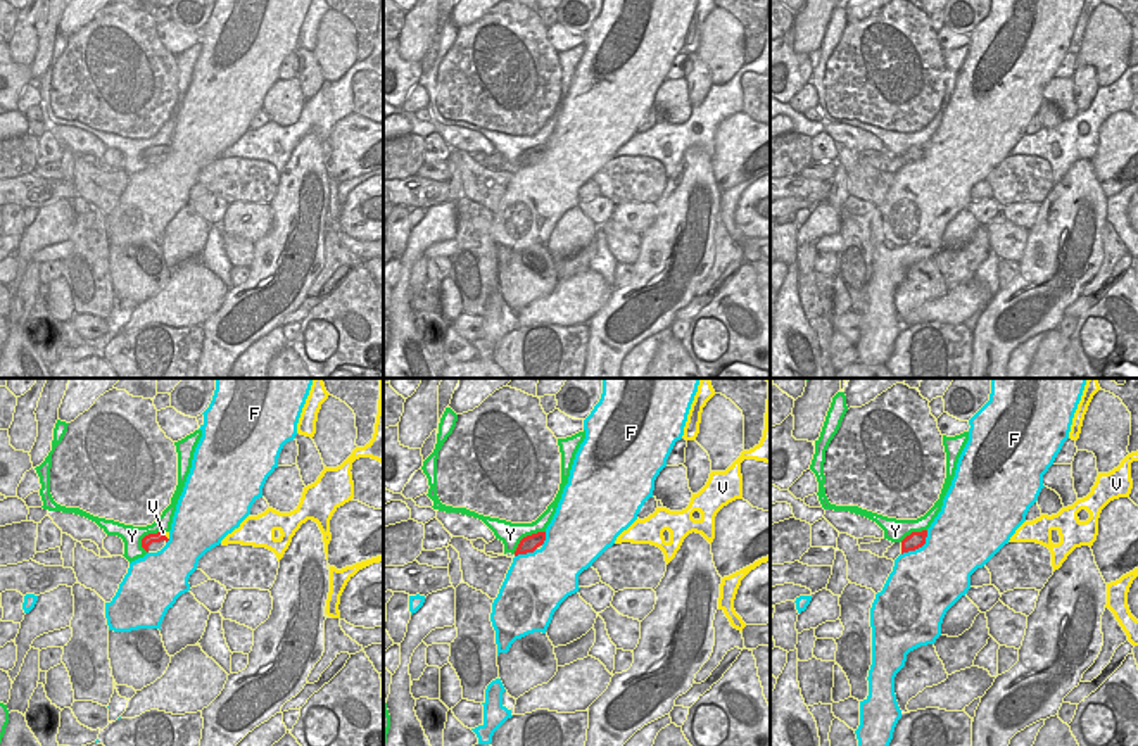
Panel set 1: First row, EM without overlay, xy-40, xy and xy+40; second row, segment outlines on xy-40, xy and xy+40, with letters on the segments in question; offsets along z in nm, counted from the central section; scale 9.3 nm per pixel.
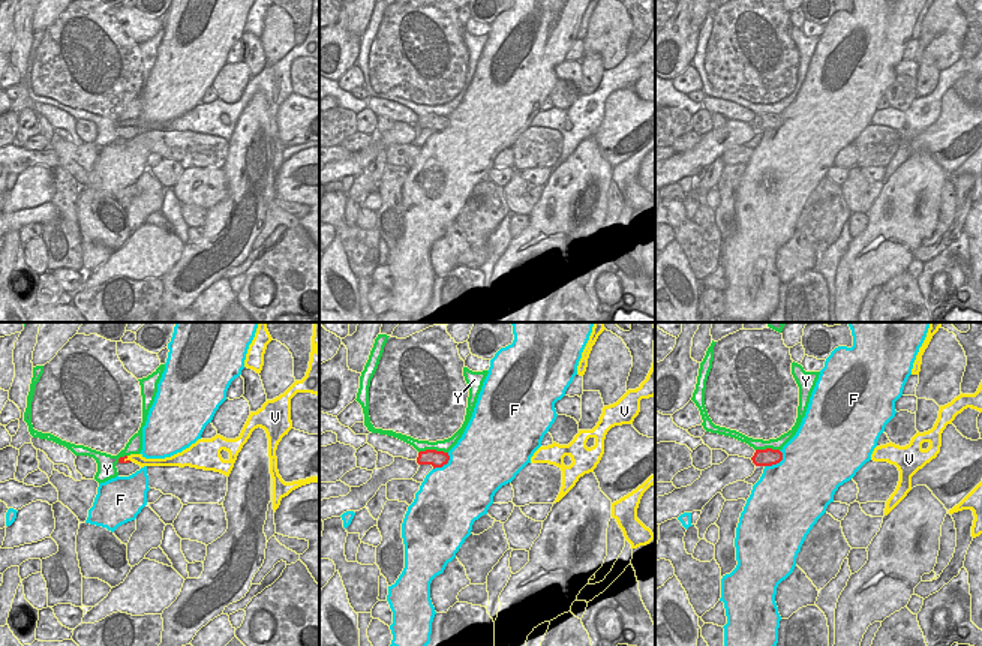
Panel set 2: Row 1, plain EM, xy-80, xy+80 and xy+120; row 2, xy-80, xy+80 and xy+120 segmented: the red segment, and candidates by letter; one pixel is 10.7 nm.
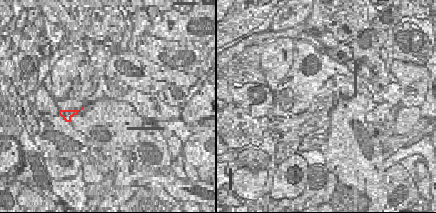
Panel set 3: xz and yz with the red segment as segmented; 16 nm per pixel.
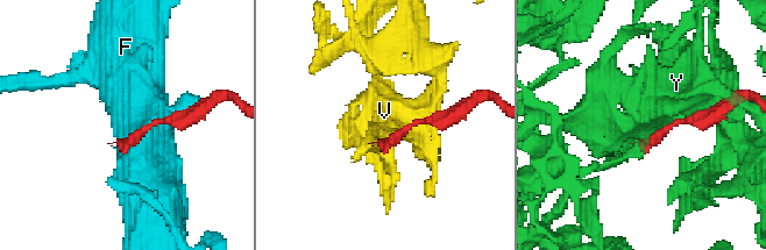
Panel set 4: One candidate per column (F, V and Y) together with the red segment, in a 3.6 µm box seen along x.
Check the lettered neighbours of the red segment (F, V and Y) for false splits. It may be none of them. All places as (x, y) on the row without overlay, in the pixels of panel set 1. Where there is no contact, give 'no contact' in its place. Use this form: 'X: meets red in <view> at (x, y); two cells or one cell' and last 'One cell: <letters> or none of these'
F: meets red in xy+40 at (919, 159); two cells
V: meets red in xy-40 at (164, 149); two cells
Y: meets red in xy at (527, 149); two cells
One cell: none of these

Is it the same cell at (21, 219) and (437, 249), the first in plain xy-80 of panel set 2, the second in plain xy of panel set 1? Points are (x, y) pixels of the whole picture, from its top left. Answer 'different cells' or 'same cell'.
same cell

